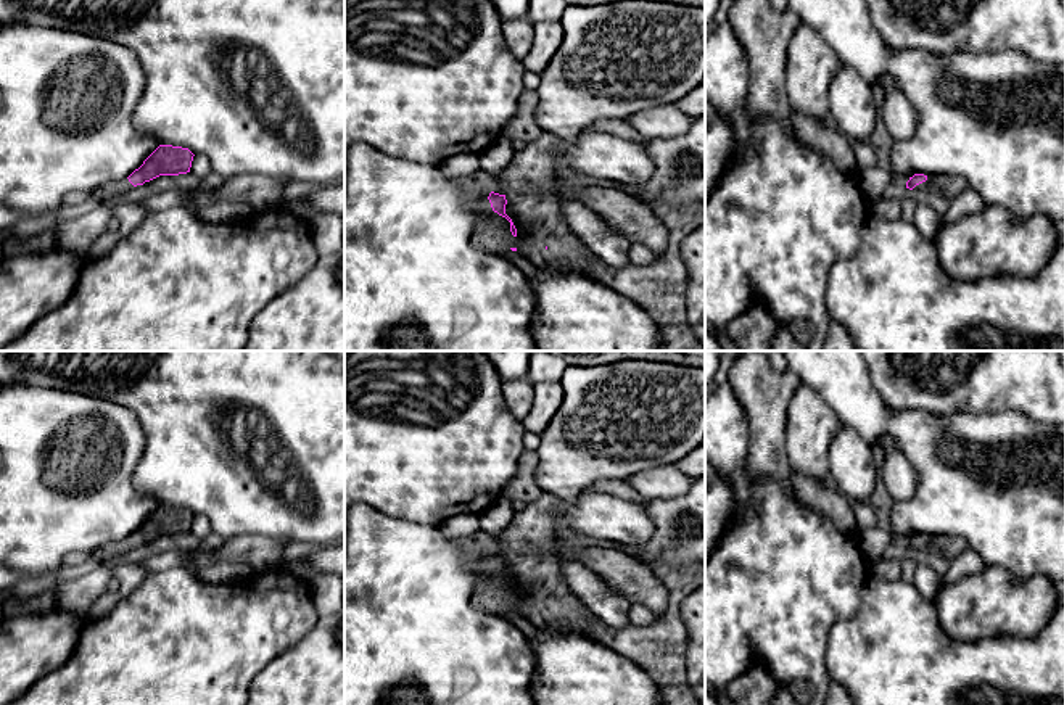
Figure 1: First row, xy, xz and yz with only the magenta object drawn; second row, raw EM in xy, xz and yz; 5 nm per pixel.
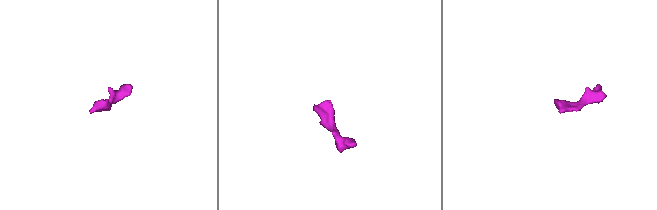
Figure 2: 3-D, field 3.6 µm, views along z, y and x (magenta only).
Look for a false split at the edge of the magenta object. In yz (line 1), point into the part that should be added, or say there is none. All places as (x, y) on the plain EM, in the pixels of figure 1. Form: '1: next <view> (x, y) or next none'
1: next none

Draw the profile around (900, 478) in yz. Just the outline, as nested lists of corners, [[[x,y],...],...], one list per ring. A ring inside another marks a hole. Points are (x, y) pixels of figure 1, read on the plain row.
[[[882,438],[877,447],[884,452],[882,478],[889,496],[897,502],[909,499],[918,486],[918,472],[890,438]]]

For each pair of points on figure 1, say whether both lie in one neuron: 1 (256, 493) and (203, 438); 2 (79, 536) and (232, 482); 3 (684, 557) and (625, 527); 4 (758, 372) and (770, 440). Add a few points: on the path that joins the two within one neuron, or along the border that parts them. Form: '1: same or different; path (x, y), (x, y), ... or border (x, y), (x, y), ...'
1: same; path (245, 480), (216, 451)
2: different; border (134, 477), (134, 486), (160, 504)
3: different; border (646, 502), (652, 533), (636, 546)
4: same; path (760, 388), (765, 393), (767, 424)

